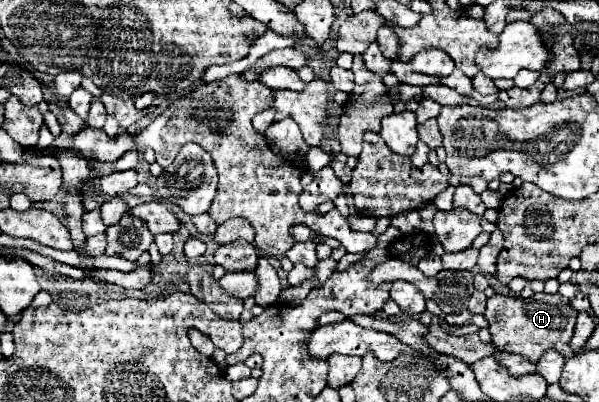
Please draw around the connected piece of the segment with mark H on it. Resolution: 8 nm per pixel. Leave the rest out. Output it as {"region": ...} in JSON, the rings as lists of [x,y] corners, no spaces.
{"region":[[[535,293],[531,299],[521,297],[509,297],[509,295],[493,295],[487,299],[485,319],[489,321],[489,331],[493,337],[493,345],[507,353],[517,353],[529,359],[531,363],[539,363],[541,355],[547,349],[559,351],[565,359],[573,357],[573,349],[569,347],[577,311],[571,307],[571,303],[561,297],[559,293]]]}

